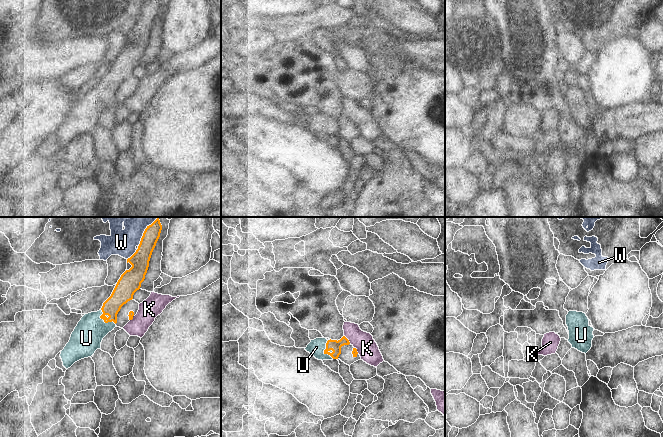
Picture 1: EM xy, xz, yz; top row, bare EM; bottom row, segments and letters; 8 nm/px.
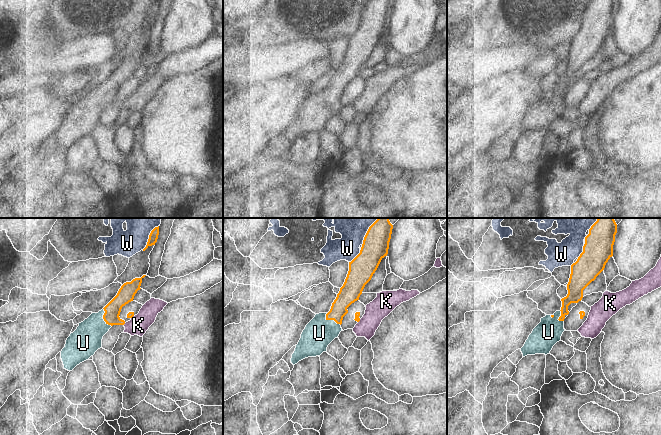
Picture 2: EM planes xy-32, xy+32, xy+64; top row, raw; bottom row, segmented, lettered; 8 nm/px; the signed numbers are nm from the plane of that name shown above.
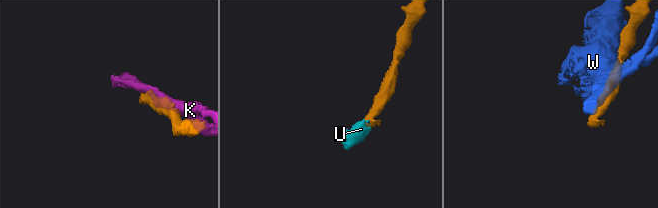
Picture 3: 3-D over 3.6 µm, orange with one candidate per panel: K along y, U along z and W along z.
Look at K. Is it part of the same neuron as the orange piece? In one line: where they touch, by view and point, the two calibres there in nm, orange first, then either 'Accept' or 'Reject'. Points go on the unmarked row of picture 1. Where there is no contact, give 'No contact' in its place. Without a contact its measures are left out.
Touches orange at xz (347, 115). Thickness 90 nm (orange) against 170 nm. Reject.

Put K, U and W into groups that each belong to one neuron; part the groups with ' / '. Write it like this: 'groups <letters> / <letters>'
groups K / U / W

